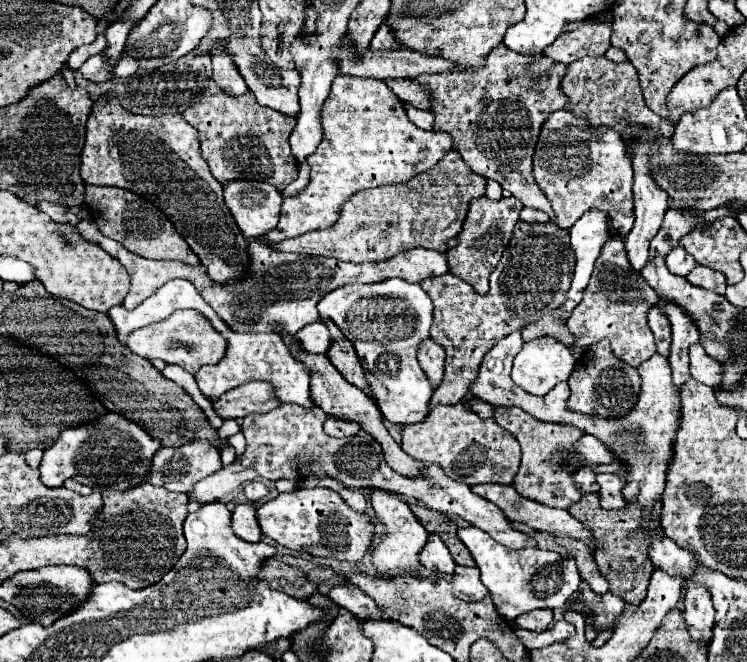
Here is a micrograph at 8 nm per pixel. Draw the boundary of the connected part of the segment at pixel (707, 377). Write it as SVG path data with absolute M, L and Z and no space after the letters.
M692 345L690 347L690 373L696 381L710 385L712 389L718 389L722 385L722 373L724 367L720 361L712 359L702 345Z

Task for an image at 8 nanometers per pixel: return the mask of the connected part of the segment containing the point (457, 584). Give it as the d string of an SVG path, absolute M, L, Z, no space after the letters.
M456 567L452 575L452 589L454 595L462 601L480 601L484 595L488 595L480 581L478 567Z

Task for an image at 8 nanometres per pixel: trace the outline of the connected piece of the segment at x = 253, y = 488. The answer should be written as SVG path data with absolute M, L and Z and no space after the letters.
M252 481L252 483L246 483L246 485L244 485L244 495L248 497L250 503L256 503L256 501L262 499L264 495L268 495L268 487L266 487L264 483Z

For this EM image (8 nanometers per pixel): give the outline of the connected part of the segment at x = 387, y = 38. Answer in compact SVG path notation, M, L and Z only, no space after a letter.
M382 23L380 29L376 31L372 43L370 43L370 49L372 49L372 51L382 51L382 49L400 49L400 45L396 43L394 35L390 33L390 27Z

